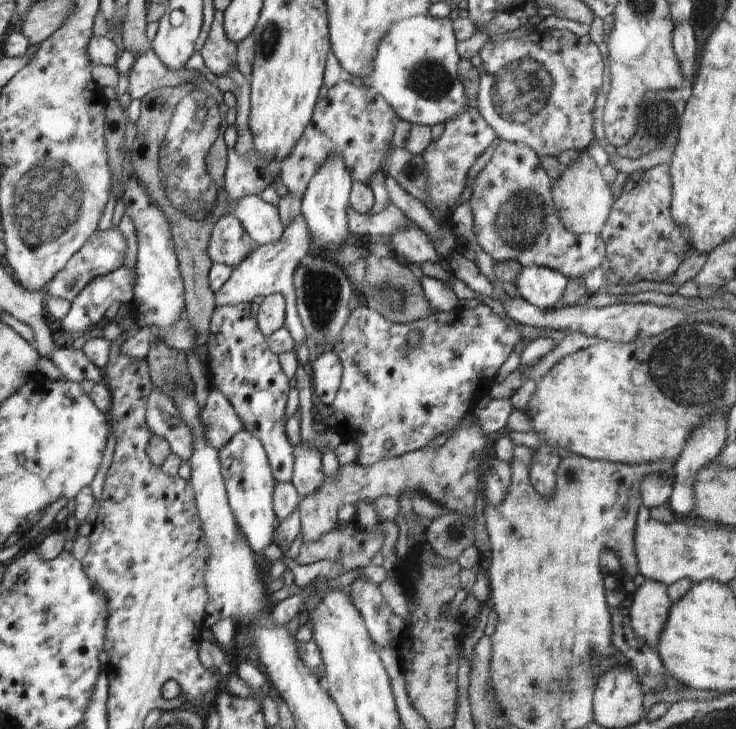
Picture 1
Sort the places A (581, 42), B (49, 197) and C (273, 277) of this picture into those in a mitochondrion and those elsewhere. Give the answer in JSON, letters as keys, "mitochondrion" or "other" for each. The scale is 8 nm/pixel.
{"A":"other","B":"mitochondrion","C":"other"}

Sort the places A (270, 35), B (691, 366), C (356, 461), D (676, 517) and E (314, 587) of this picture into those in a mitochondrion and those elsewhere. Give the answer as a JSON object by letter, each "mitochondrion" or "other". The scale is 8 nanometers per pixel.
{"A":"mitochondrion","B":"mitochondrion","C":"other","D":"other","E":"other"}

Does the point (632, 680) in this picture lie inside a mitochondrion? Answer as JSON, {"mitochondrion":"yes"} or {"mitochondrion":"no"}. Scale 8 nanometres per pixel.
{"mitochondrion":"no"}

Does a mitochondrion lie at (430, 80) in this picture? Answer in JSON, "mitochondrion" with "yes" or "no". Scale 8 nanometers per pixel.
{"mitochondrion":"yes"}

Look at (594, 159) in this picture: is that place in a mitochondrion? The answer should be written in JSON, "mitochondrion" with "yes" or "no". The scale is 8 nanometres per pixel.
{"mitochondrion":"no"}

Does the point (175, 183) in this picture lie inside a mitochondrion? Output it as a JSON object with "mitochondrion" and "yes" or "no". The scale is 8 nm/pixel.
{"mitochondrion":"yes"}

